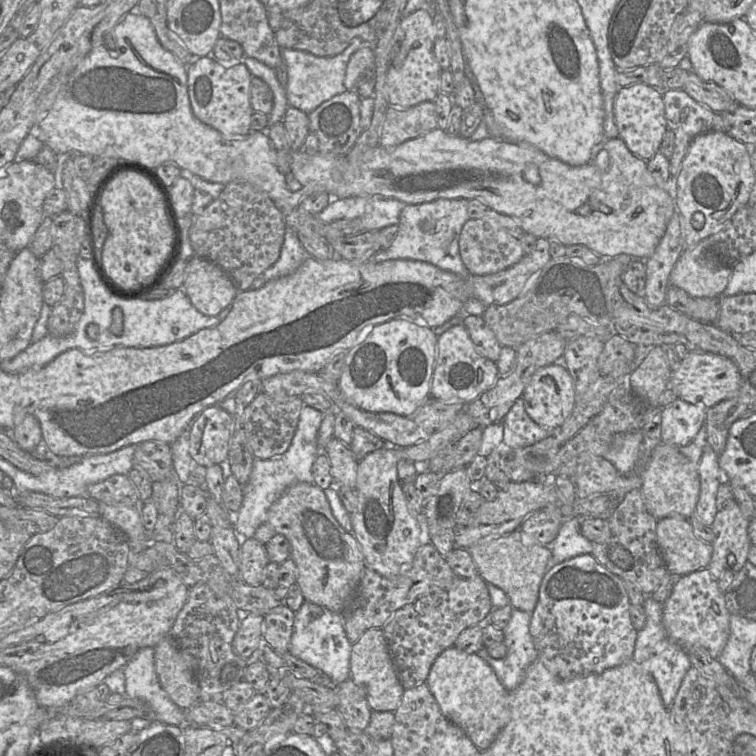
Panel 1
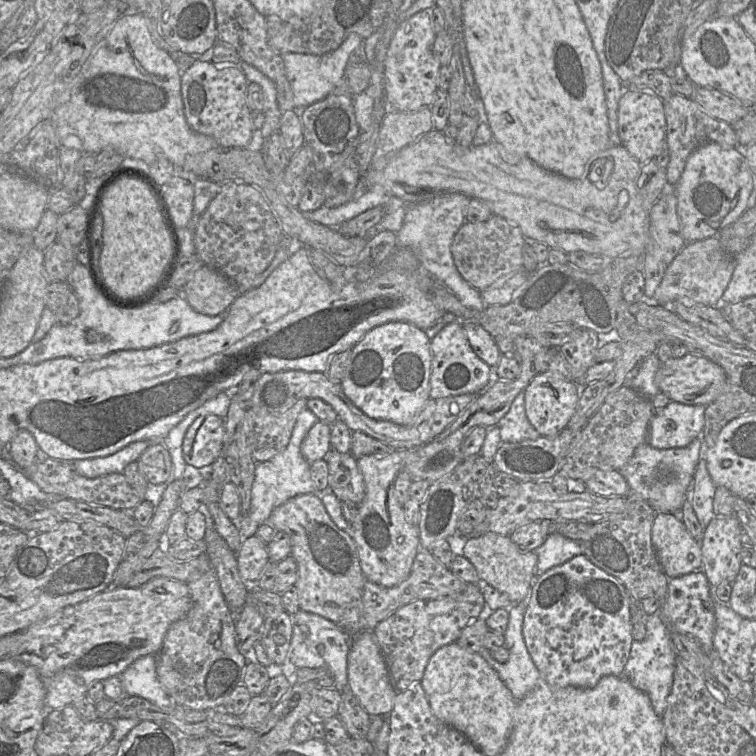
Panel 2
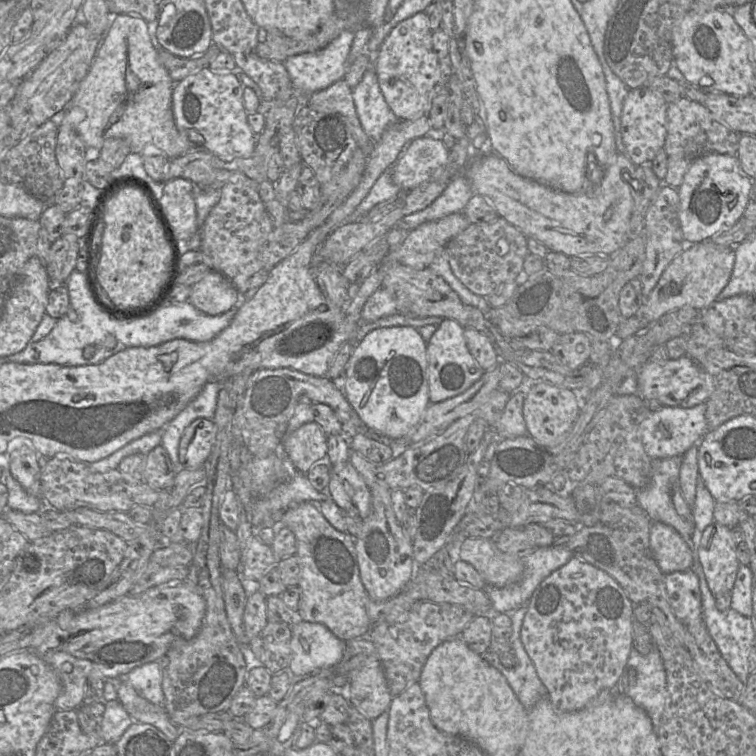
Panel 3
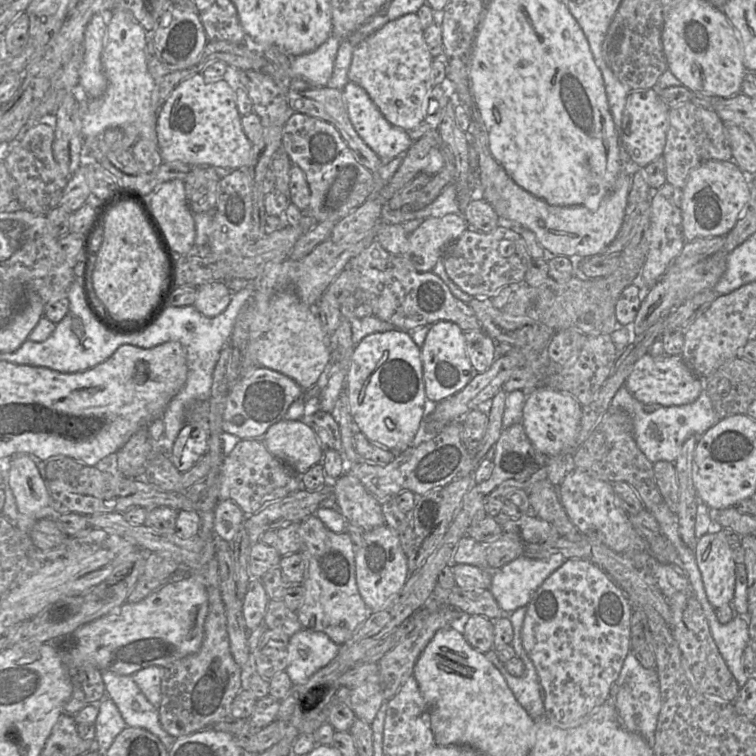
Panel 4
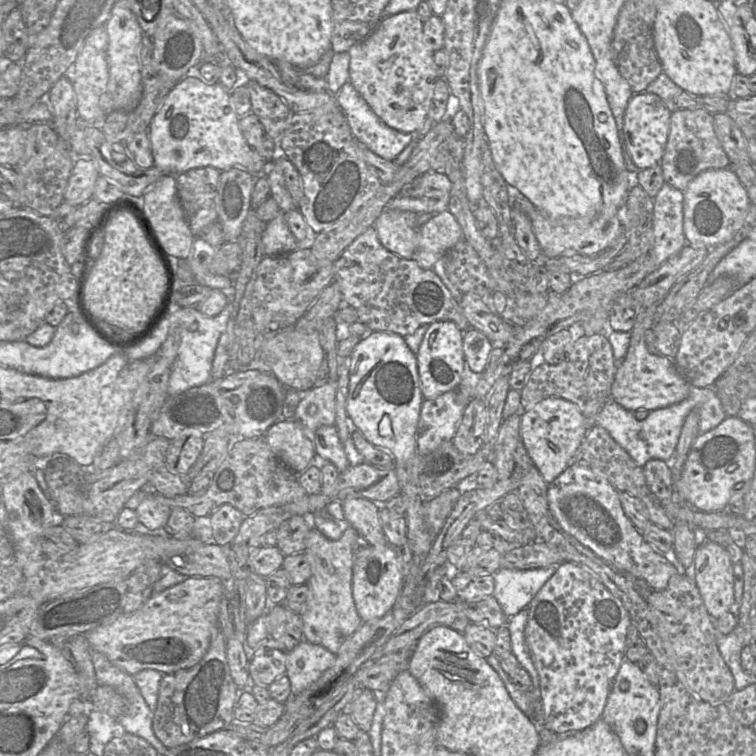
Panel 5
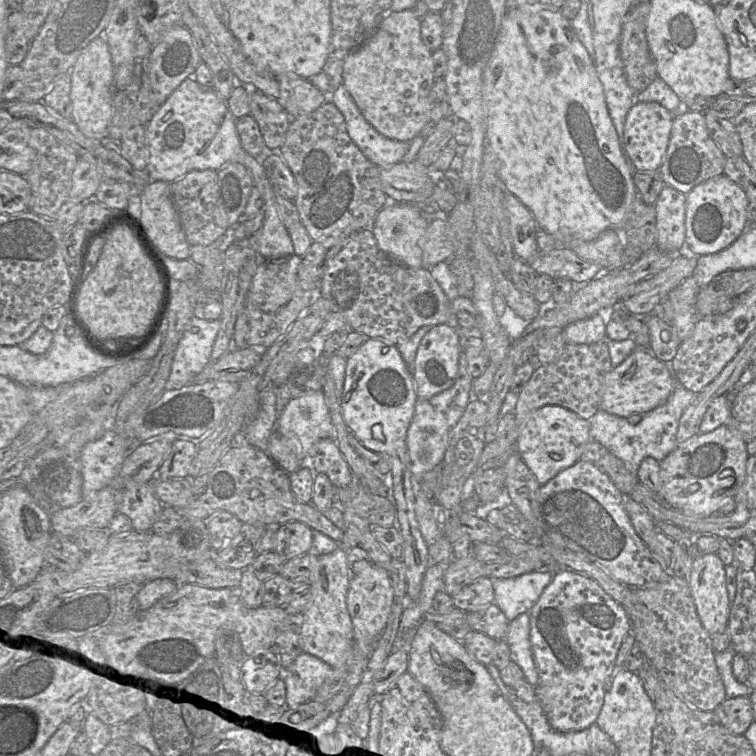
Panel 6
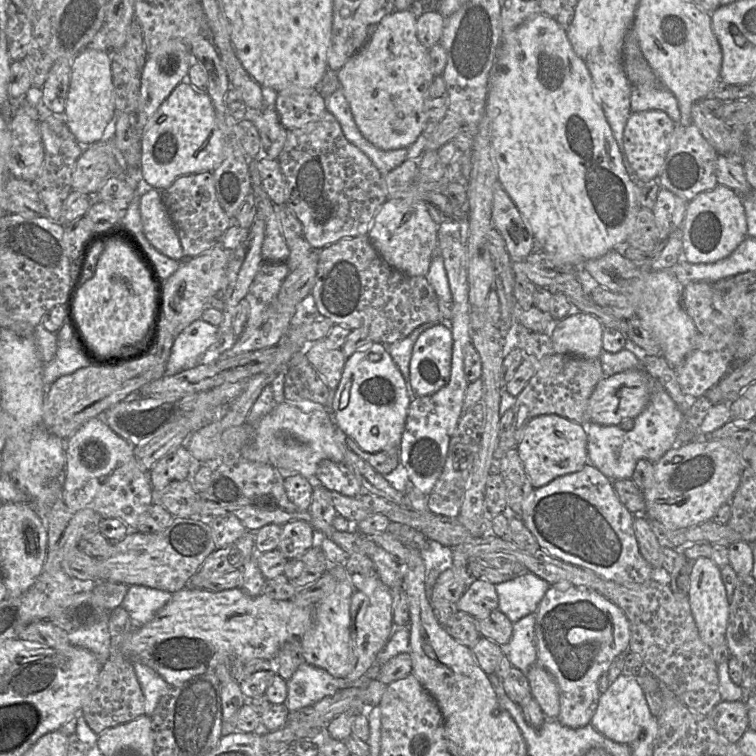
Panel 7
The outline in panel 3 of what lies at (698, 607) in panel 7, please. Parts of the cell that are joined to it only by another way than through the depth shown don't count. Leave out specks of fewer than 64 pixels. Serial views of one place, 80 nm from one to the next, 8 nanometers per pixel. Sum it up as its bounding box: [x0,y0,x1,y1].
[698,521,740,596]

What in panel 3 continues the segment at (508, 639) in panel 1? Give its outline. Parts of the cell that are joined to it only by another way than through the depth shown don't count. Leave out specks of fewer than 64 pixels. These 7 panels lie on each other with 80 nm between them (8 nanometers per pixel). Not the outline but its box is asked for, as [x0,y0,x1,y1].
[480,606,545,710]

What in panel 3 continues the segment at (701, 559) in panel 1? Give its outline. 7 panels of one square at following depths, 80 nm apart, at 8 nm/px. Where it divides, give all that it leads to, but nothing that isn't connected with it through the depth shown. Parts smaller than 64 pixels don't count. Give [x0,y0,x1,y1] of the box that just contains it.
[650,521,692,574]

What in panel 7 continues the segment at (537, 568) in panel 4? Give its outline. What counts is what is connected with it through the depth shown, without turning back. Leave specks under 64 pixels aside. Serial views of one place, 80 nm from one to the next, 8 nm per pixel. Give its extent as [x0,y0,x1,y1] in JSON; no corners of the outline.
[495,572,549,623]

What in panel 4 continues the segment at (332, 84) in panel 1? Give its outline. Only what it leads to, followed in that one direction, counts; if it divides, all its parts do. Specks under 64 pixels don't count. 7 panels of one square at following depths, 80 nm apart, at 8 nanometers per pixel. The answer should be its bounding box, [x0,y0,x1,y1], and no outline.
[287,34,340,87]

